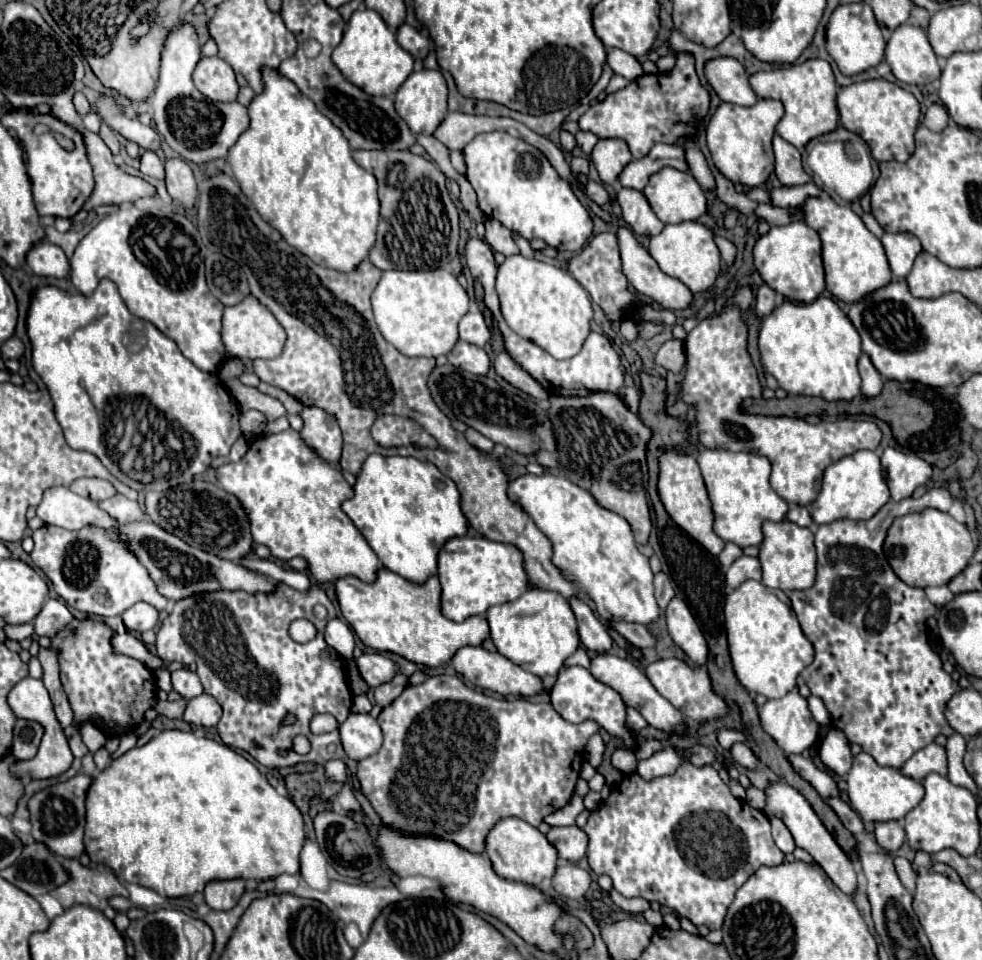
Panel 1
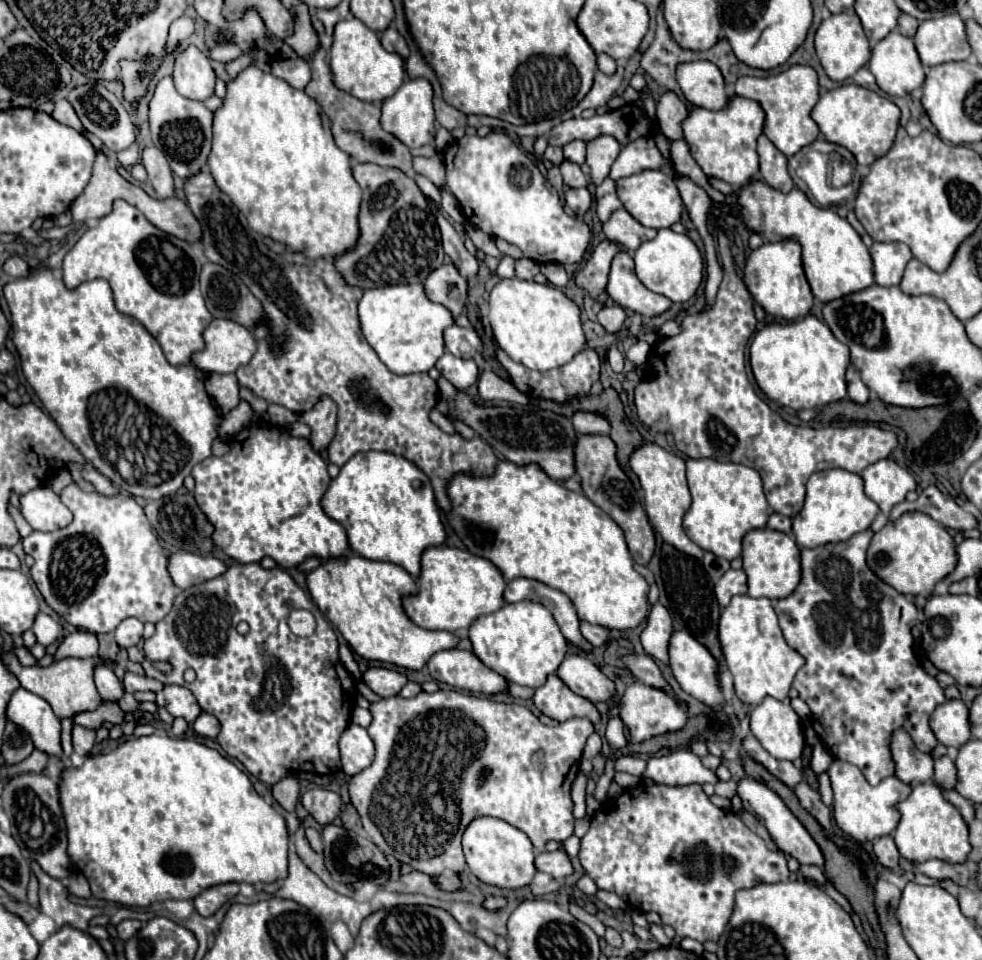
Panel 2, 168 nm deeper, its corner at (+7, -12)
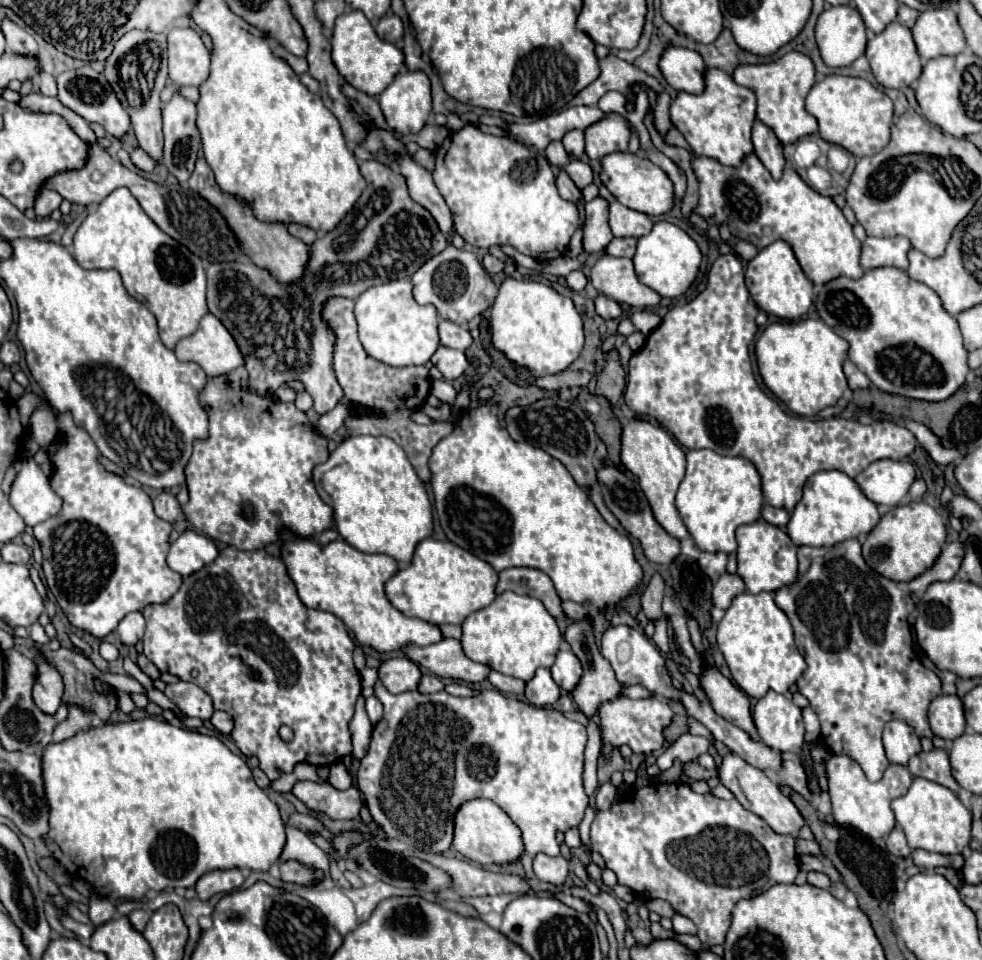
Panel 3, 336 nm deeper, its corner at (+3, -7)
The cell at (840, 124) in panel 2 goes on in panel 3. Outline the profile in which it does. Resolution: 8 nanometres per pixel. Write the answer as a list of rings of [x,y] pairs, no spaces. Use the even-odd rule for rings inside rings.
[[[836,74],[826,76],[808,92],[806,110],[818,120],[818,134],[822,140],[838,144],[858,158],[874,156],[874,152],[880,152],[890,140],[890,126],[894,116],[892,100],[864,78]]]

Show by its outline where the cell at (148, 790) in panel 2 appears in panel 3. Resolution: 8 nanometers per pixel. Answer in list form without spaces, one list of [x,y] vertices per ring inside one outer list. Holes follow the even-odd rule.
[[[142,718],[142,720],[128,720],[128,722],[116,722],[116,724],[102,724],[88,730],[82,730],[74,734],[68,740],[62,742],[48,742],[44,756],[42,756],[42,780],[44,780],[44,794],[46,804],[50,810],[50,830],[42,836],[48,850],[54,854],[54,858],[68,870],[68,874],[74,880],[86,880],[92,890],[98,896],[104,898],[132,898],[142,900],[146,894],[146,888],[152,890],[166,890],[166,888],[192,888],[196,880],[210,872],[210,870],[228,870],[228,868],[248,868],[248,870],[268,870],[272,862],[280,858],[280,852],[286,842],[284,834],[284,822],[280,818],[278,806],[266,796],[262,788],[256,786],[250,768],[246,766],[246,760],[242,760],[238,754],[230,752],[224,742],[220,742],[216,736],[206,736],[200,732],[184,730],[178,726],[172,726],[158,718]]]

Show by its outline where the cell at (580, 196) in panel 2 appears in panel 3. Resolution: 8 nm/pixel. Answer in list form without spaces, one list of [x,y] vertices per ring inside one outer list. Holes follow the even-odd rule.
[[[562,168],[562,170],[558,172],[558,176],[556,176],[556,186],[558,186],[560,196],[566,198],[566,200],[574,200],[574,202],[578,202],[578,200],[582,198],[582,192],[576,188],[576,184],[570,180],[570,176],[566,174],[564,168]]]

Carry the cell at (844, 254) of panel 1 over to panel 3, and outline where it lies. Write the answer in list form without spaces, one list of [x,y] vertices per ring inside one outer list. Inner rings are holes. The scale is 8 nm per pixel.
[[[746,154],[736,168],[706,156],[692,156],[692,170],[698,178],[698,206],[694,212],[708,224],[722,226],[726,222],[732,236],[748,240],[758,250],[776,240],[788,242],[804,274],[816,286],[834,276],[862,276],[864,270],[858,264],[860,242],[852,234],[852,224],[848,224],[832,198],[812,190],[794,168],[786,166],[782,178],[774,180],[758,156]]]

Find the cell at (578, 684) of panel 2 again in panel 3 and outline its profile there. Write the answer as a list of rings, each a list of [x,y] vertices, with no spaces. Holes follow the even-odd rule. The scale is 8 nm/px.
[[[562,644],[550,672],[552,672],[554,682],[562,690],[570,692],[570,688],[574,688],[574,684],[578,684],[578,676],[582,676],[582,666],[578,664],[578,658],[570,652],[570,648],[566,648],[566,644]]]

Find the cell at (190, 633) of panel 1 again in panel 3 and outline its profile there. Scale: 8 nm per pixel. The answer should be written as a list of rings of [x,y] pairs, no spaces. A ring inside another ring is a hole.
[[[226,546],[226,548],[220,550],[220,554],[216,556],[214,562],[210,562],[204,568],[200,568],[198,572],[186,576],[180,590],[170,600],[166,600],[162,604],[148,604],[142,610],[142,614],[146,618],[146,634],[142,638],[146,658],[152,660],[160,672],[168,672],[168,674],[174,674],[174,676],[178,676],[178,678],[182,678],[186,682],[194,682],[204,692],[208,692],[212,696],[212,700],[214,700],[214,708],[224,710],[234,718],[232,740],[236,742],[240,752],[244,756],[256,756],[260,760],[262,772],[270,780],[280,778],[282,772],[292,772],[294,766],[300,764],[300,762],[308,762],[312,766],[330,766],[330,764],[340,762],[342,756],[352,752],[352,734],[350,734],[348,726],[350,726],[350,720],[354,716],[356,698],[362,692],[360,674],[358,674],[358,670],[356,670],[356,666],[352,662],[354,642],[352,642],[352,638],[350,638],[350,634],[348,634],[342,620],[338,620],[330,612],[306,608],[298,600],[294,582],[290,580],[290,576],[286,576],[286,566],[282,564],[280,558],[268,554],[266,550],[238,550],[236,546]],[[192,670],[198,670],[198,676],[192,676]],[[282,724],[286,724],[286,726],[290,726],[294,730],[294,740],[292,742],[282,742],[278,738],[278,728]]]

